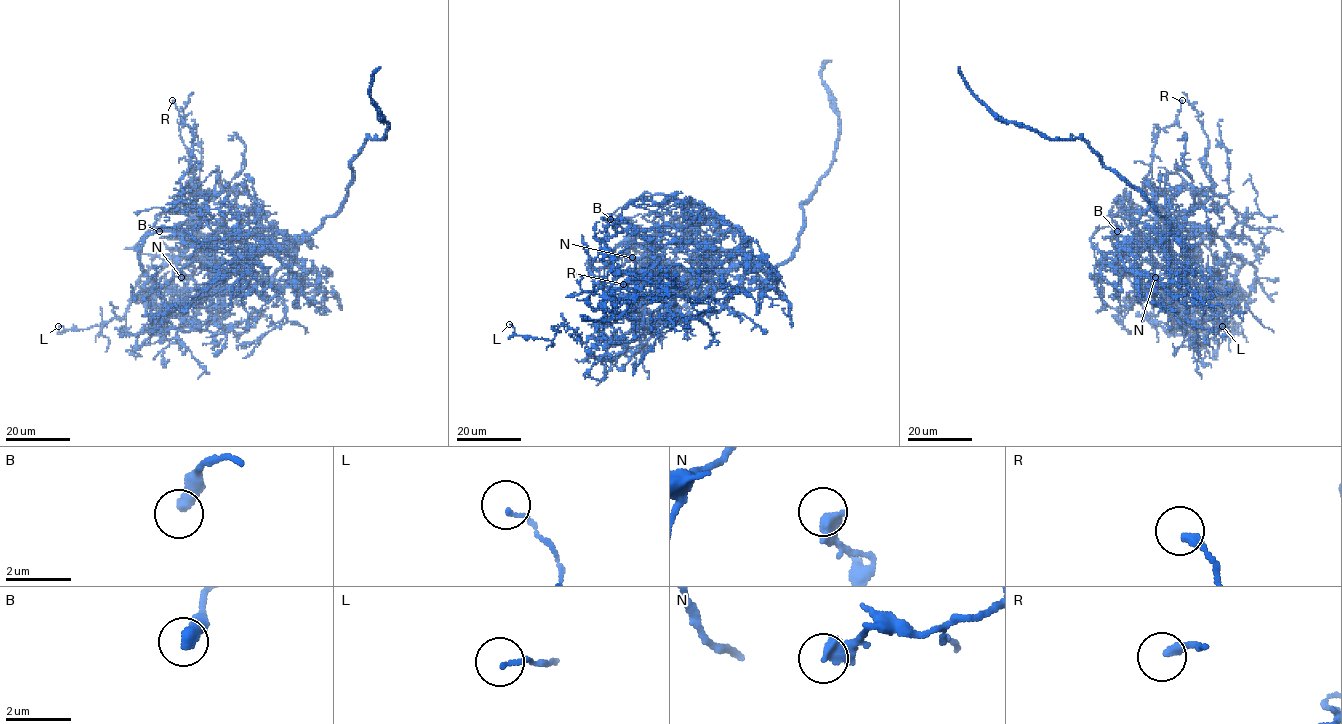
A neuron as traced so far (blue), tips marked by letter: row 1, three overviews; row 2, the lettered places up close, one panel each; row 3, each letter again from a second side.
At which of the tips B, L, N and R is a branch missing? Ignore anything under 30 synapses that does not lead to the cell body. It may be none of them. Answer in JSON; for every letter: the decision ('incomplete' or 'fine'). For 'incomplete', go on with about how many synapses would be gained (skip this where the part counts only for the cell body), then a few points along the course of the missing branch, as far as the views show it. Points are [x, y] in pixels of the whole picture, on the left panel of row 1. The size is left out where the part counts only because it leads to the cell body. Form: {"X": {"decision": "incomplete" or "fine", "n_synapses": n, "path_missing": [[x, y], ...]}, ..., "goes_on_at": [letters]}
{"B": {"decision": "fine"}, "L": {"decision": "fine"}, "N": {"decision": "fine"}, "R": {"decision": "fine"}, "goes_on_at": []}

